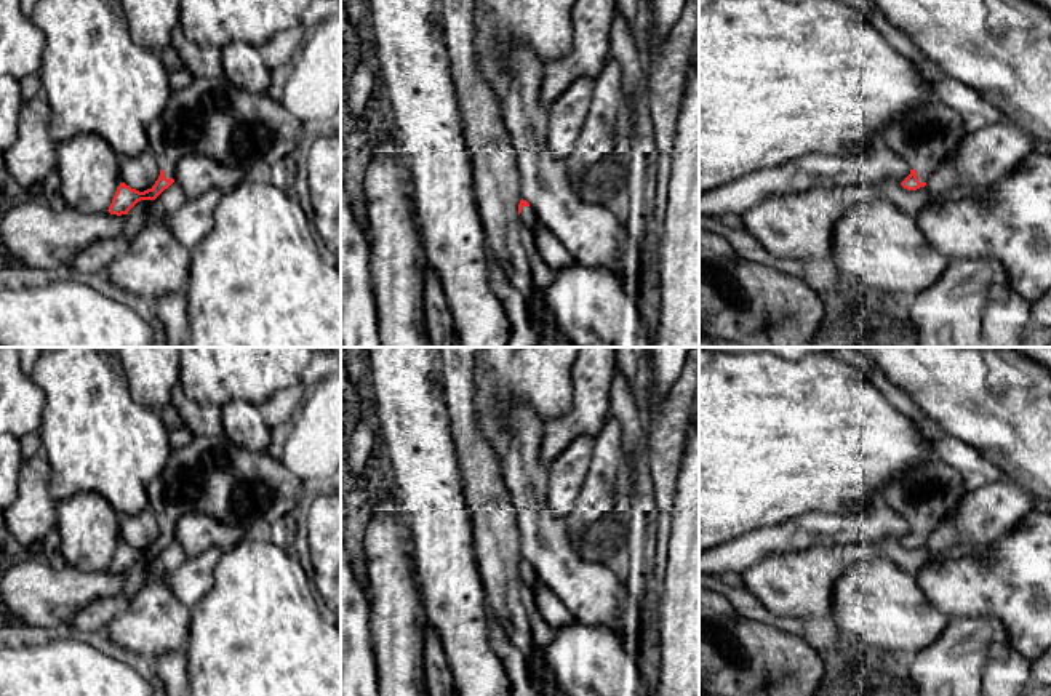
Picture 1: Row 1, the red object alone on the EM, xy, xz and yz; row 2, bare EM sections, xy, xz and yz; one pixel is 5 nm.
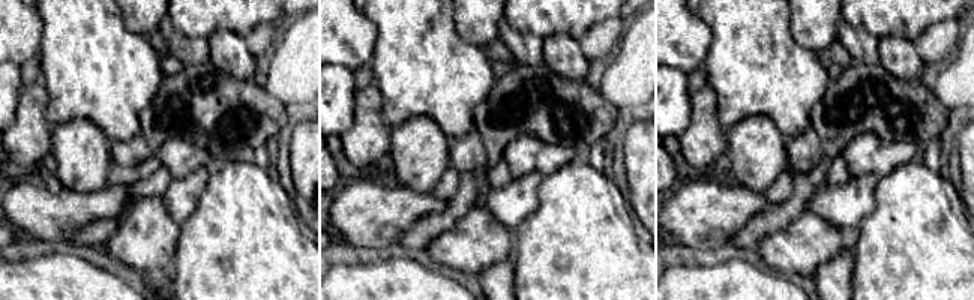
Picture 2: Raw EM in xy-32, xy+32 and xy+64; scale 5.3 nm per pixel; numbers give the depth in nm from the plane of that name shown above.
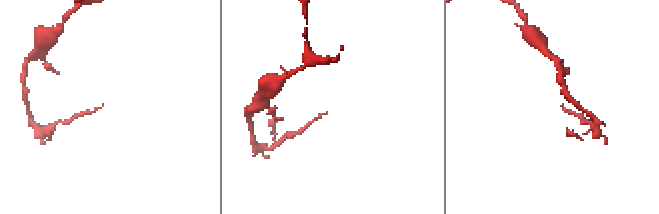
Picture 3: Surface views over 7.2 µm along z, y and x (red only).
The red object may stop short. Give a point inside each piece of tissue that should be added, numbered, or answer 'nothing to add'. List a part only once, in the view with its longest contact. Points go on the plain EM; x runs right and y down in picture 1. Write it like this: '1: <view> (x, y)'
1: yz (927, 493)

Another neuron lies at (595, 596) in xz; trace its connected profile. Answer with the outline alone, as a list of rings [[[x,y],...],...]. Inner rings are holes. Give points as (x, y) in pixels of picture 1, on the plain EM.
[[[514,402],[506,411],[506,424],[510,437],[501,464],[520,531],[520,555],[529,562],[539,581],[563,602],[577,622],[609,629],[627,654],[641,659],[643,611],[627,592],[619,566],[582,562],[569,547],[566,522],[547,507],[549,474],[539,459],[544,422],[528,403]]]

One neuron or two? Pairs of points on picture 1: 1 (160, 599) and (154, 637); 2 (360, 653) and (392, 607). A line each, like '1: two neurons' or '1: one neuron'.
1: one neuron
2: two neurons

